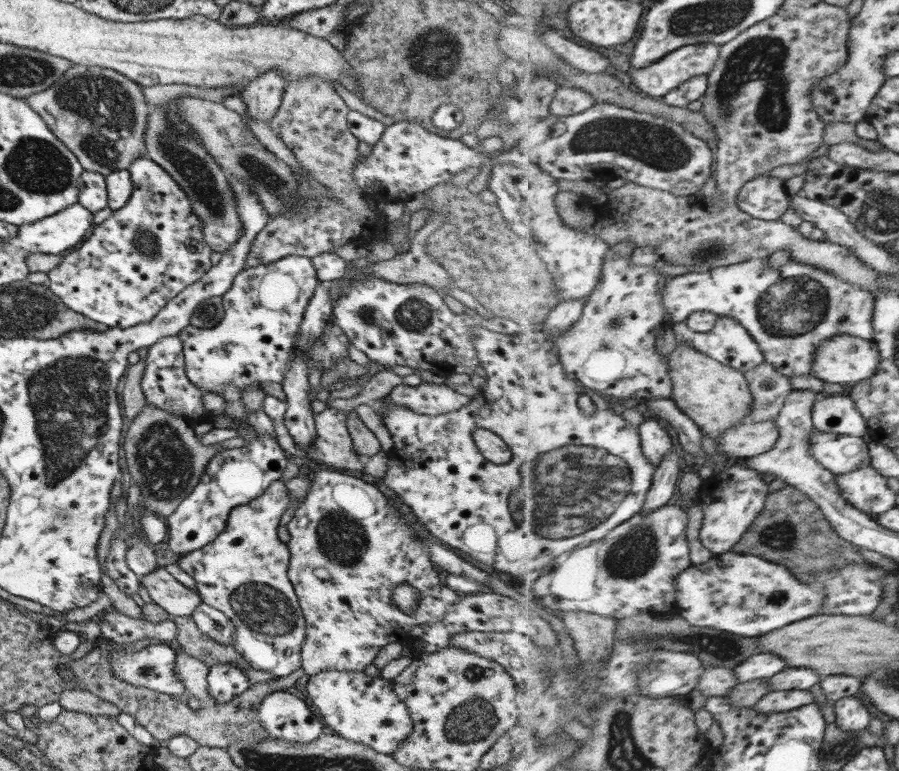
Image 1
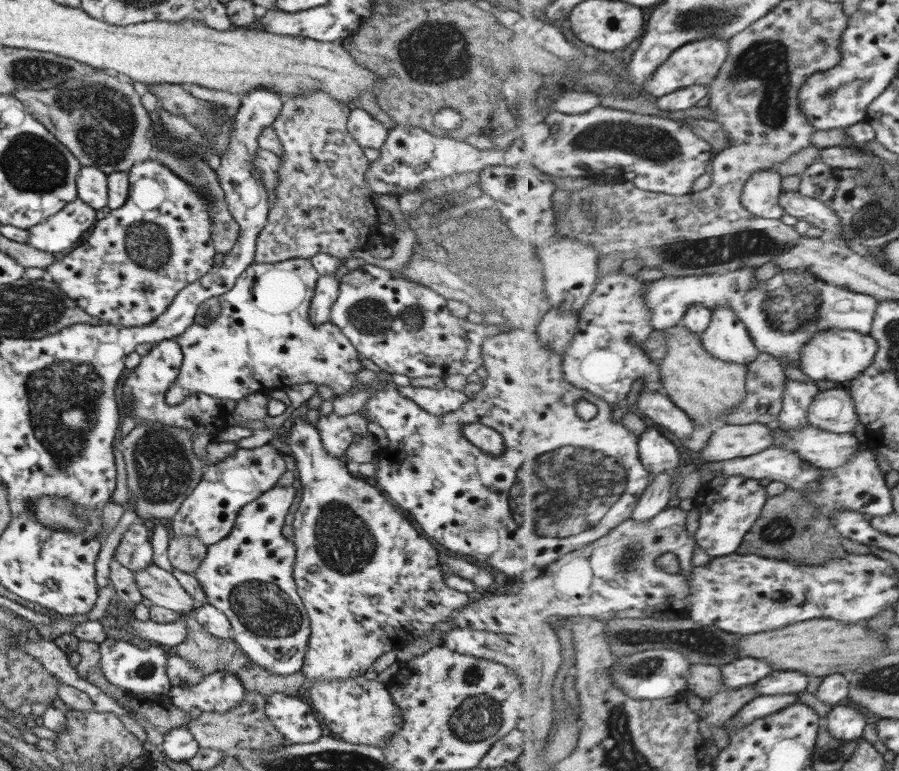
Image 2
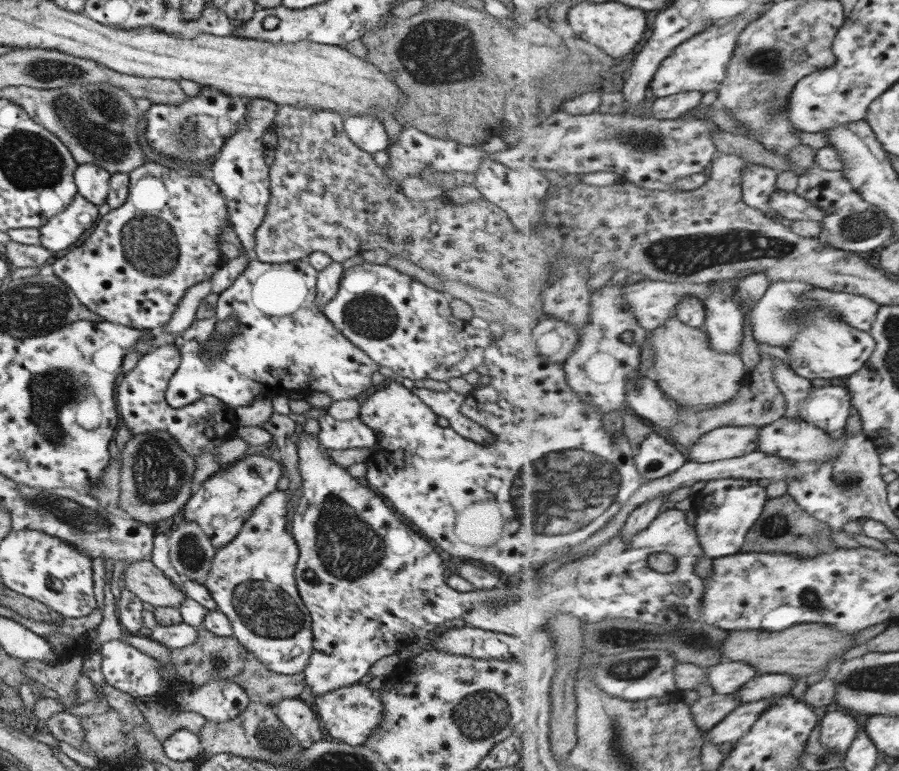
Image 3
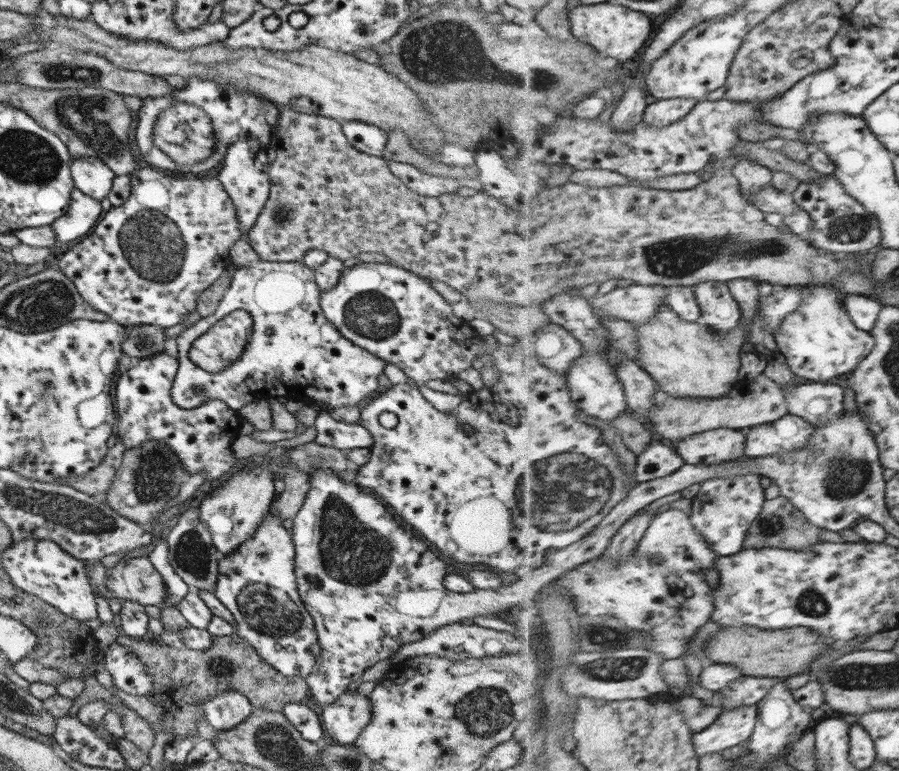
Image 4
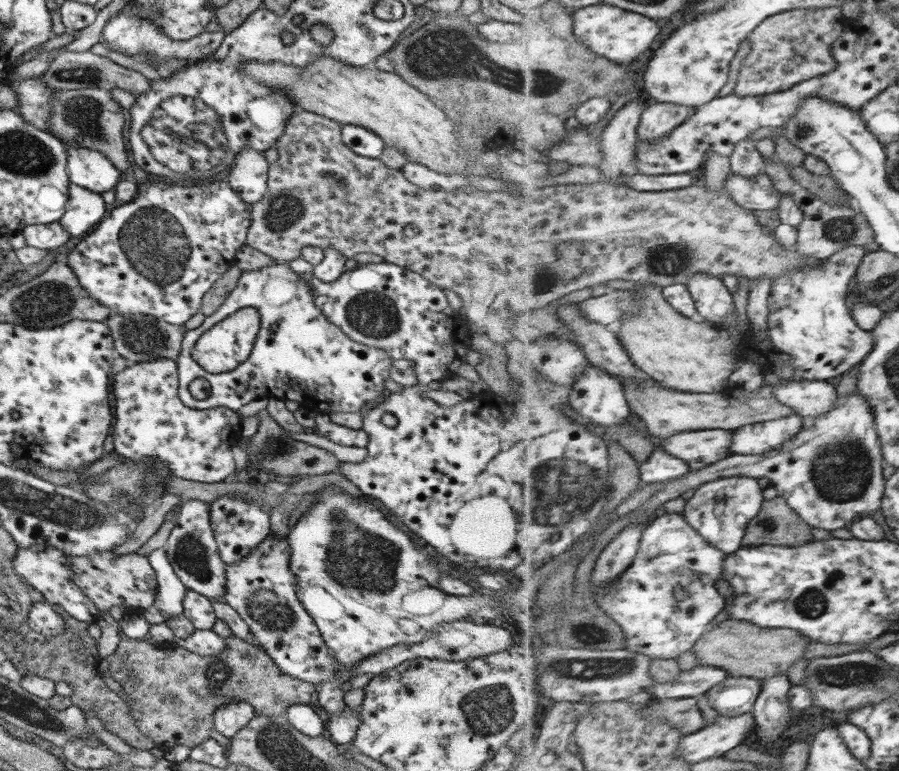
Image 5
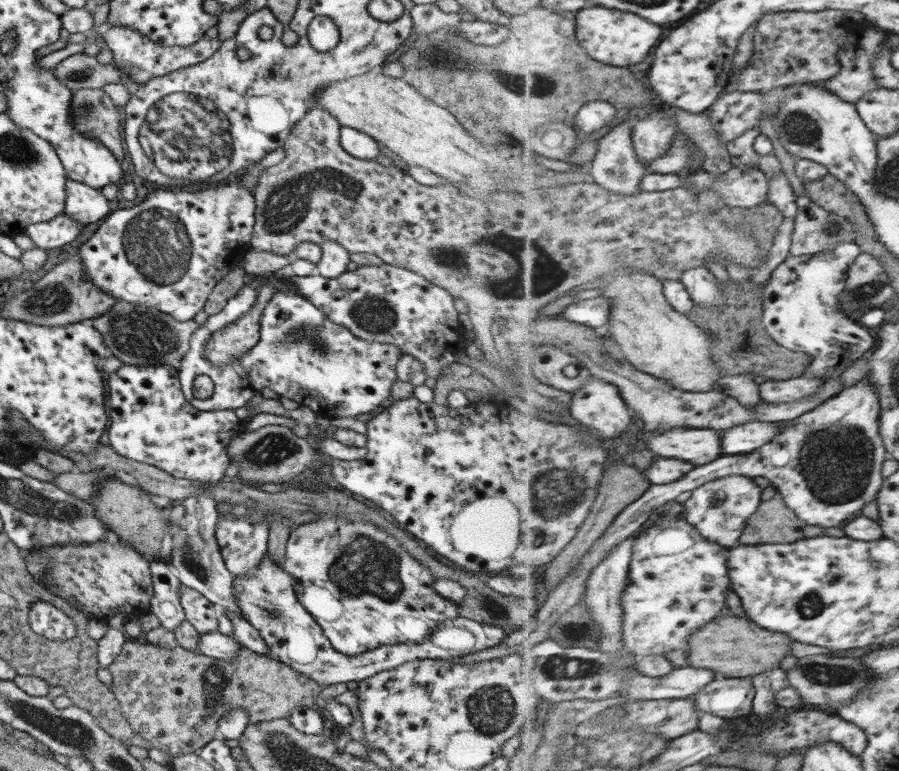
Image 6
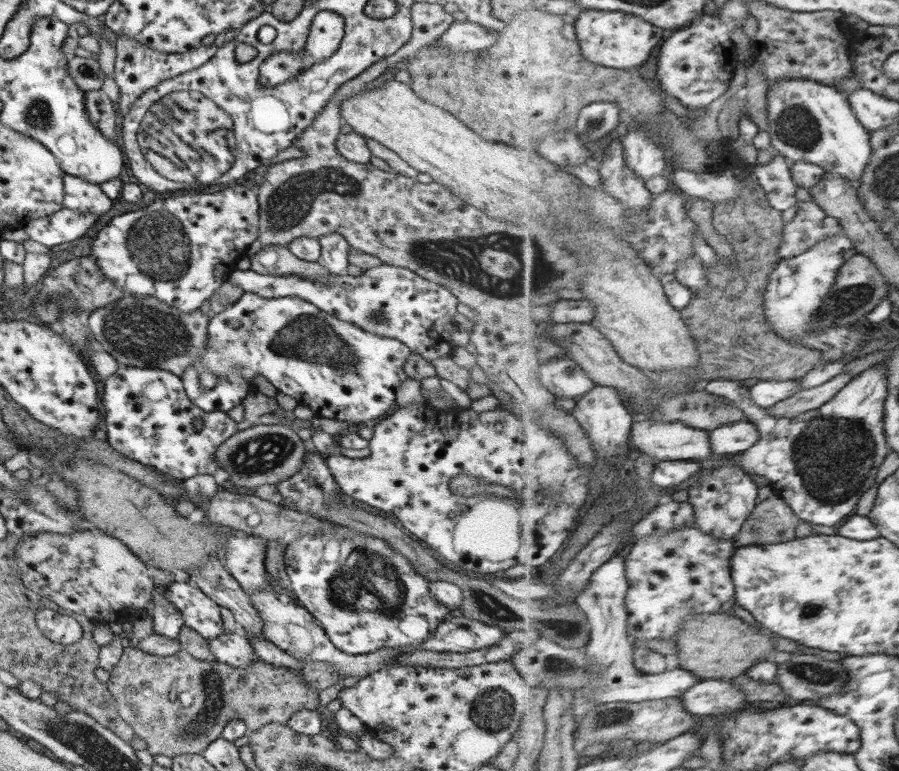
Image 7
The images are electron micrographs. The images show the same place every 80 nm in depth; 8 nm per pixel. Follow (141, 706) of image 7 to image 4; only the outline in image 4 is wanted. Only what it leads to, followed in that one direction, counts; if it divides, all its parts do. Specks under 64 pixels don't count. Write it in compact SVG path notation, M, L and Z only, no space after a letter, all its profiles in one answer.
M122 633L114 641L139 658L151 676L151 690L146 696L164 710L162 729L170 732L174 739L182 736L198 738L197 721L203 718L200 704L205 704L212 696L224 690L242 694L252 707L275 712L281 711L284 704L306 701L308 684L304 677L280 675L234 633L224 637L212 636L212 646L205 651L171 648L158 640L153 643L153 640L148 641L148 637L140 639Z

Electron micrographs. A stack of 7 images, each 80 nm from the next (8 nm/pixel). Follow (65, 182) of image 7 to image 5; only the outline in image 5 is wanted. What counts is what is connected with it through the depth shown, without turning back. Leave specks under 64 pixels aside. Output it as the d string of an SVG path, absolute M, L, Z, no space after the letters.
M70 182L64 213L58 221L70 237L79 236L86 233L93 224L97 224L107 214L108 209L100 194Z

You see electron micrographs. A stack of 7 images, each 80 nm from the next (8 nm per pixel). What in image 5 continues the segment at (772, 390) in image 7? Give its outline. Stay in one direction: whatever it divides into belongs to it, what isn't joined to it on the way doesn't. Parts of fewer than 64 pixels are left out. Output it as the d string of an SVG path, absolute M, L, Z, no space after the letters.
M821 380L791 381L772 386L772 390L782 404L793 408L795 415L803 418L823 416L835 410L835 404L839 400L835 386Z

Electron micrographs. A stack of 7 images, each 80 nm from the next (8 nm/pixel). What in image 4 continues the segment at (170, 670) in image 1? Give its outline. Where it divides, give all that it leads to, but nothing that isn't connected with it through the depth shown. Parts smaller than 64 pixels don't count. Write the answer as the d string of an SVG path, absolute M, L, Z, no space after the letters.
M113 641L103 654L105 669L111 675L112 684L127 694L149 695L151 676L139 658L129 653L125 646Z

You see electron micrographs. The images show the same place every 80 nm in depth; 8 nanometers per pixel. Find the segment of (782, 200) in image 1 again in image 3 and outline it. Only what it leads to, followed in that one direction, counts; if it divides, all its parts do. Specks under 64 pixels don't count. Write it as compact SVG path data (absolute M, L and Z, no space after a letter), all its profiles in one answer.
M753 163L742 172L742 199L771 218L775 215L779 216L778 212L770 206L770 198L777 192L778 173L769 167Z

